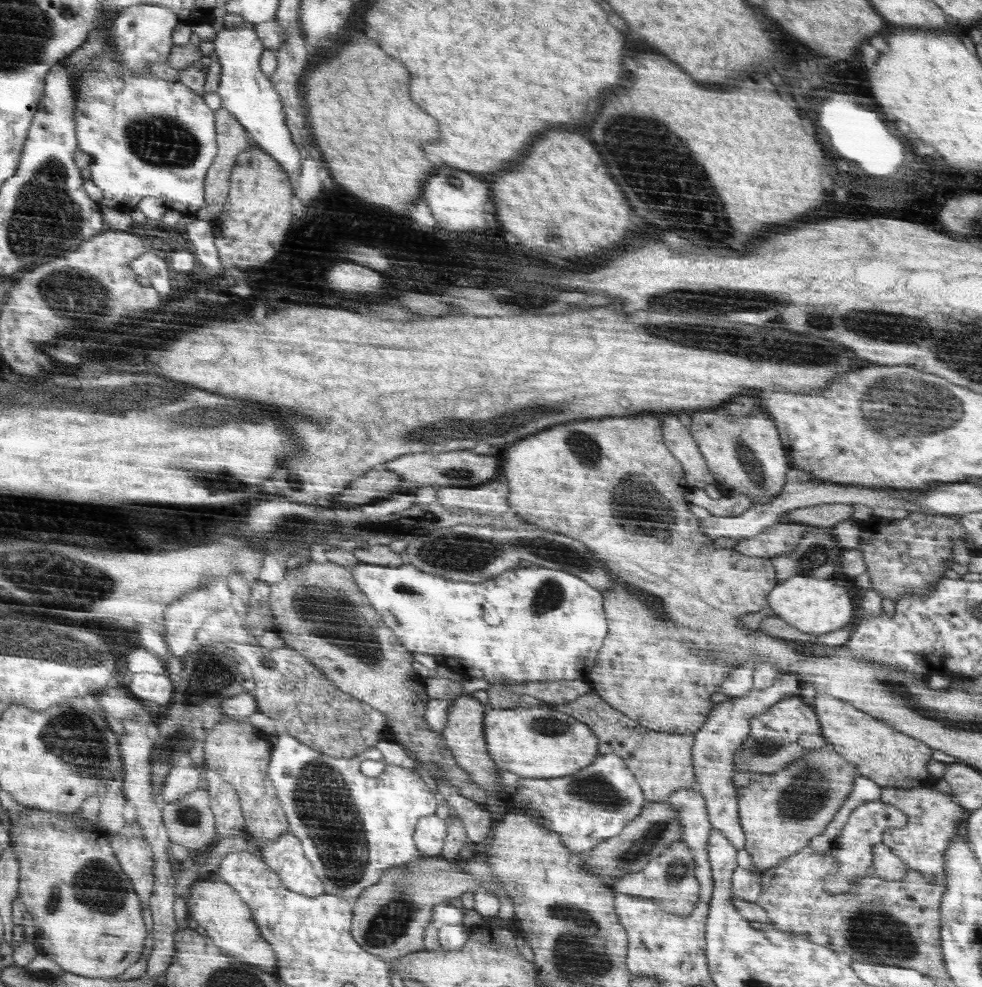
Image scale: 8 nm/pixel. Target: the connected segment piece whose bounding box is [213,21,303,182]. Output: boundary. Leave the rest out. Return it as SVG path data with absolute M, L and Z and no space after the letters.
M246 21L234 29L222 29L217 32L214 52L221 64L221 77L216 92L222 99L222 107L230 111L234 118L250 134L252 140L260 145L278 164L285 169L290 181L295 181L302 167L299 147L294 145L292 132L289 131L284 111L284 101L274 89L269 76L260 70L260 56L265 45L258 38L255 24Z

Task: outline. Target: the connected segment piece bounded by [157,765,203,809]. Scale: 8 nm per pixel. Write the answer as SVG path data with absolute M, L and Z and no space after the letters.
M196 766L177 767L170 771L162 794L157 798L158 804L164 809L169 804L178 802L193 791L200 790L202 773Z

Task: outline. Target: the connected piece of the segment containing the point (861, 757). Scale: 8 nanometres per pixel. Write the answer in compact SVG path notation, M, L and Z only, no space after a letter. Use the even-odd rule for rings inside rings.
M816 693L813 707L822 735L846 760L857 765L858 775L870 778L882 788L926 787L939 781L934 772L926 769L926 764L931 760L932 749L917 738L898 732L889 724L883 723L883 720L871 717L854 705L838 700L828 693Z

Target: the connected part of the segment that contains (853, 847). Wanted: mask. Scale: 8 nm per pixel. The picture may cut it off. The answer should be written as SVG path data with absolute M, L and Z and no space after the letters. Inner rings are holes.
M880 799L865 802L854 808L846 824L836 840L832 841L831 853L837 860L837 872L825 879L825 890L830 896L840 896L842 893L851 893L857 880L872 874L873 846L881 842L883 832L888 829L899 829L907 823L908 817L895 806L886 804Z

